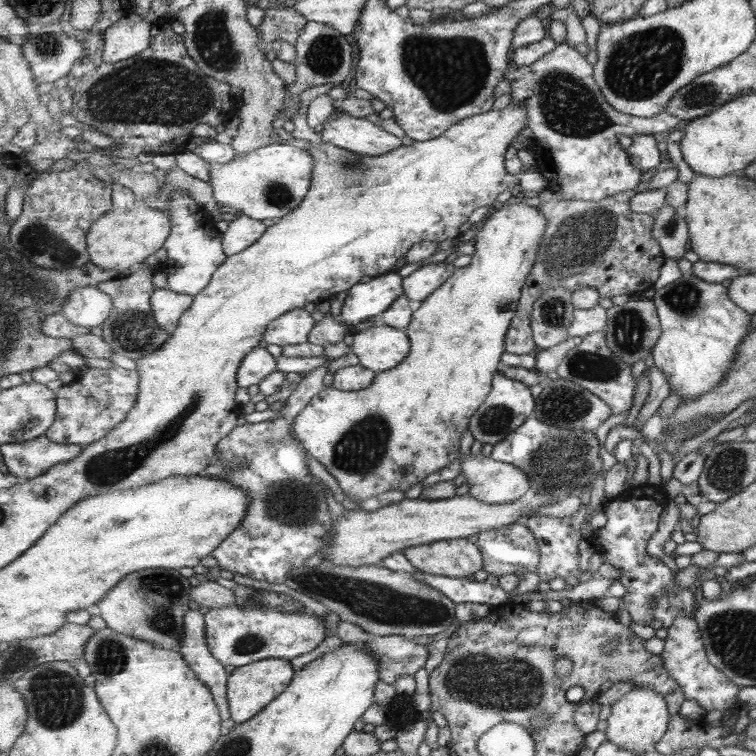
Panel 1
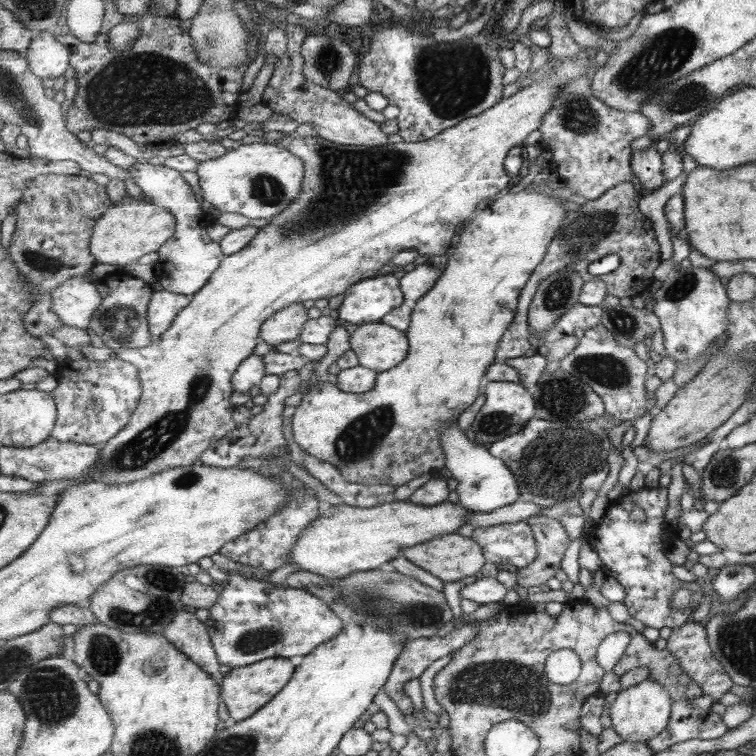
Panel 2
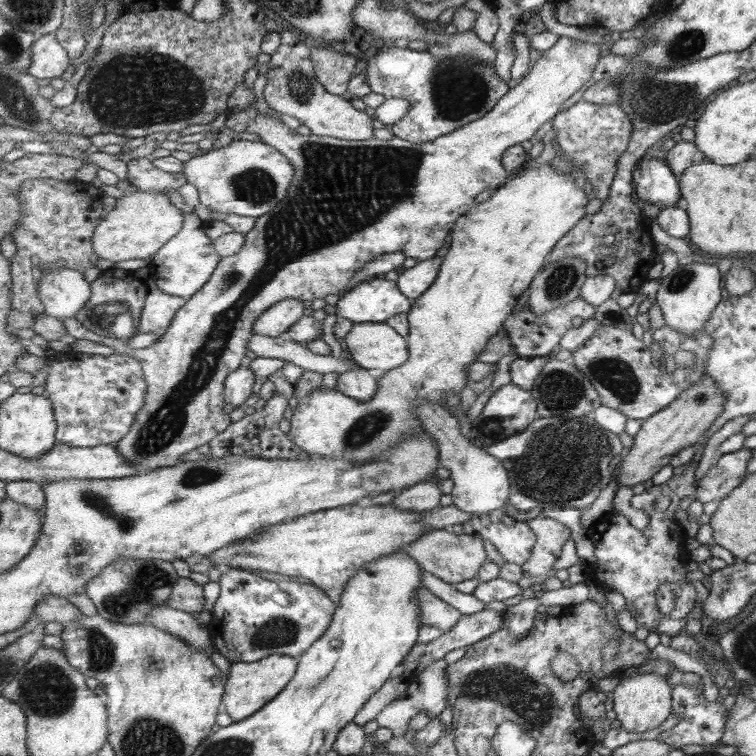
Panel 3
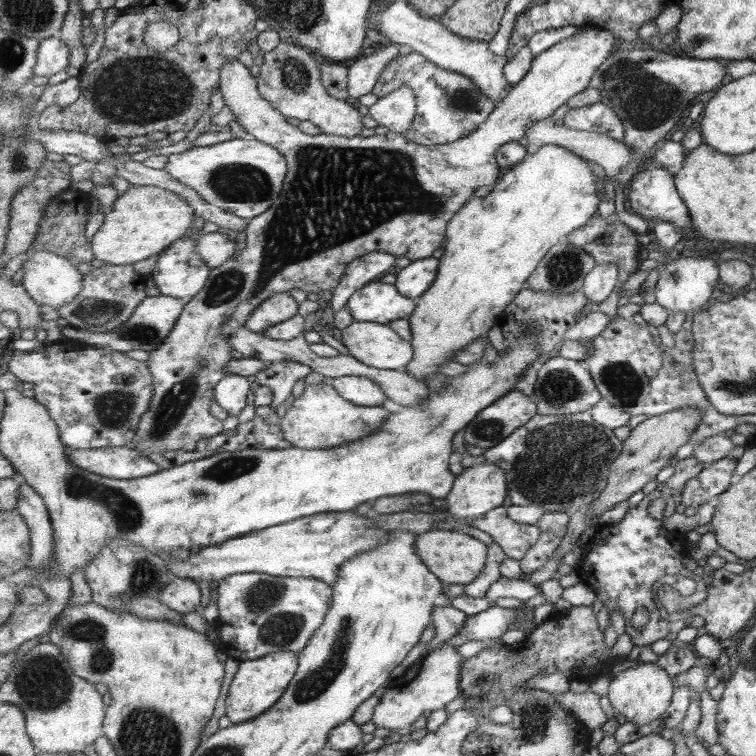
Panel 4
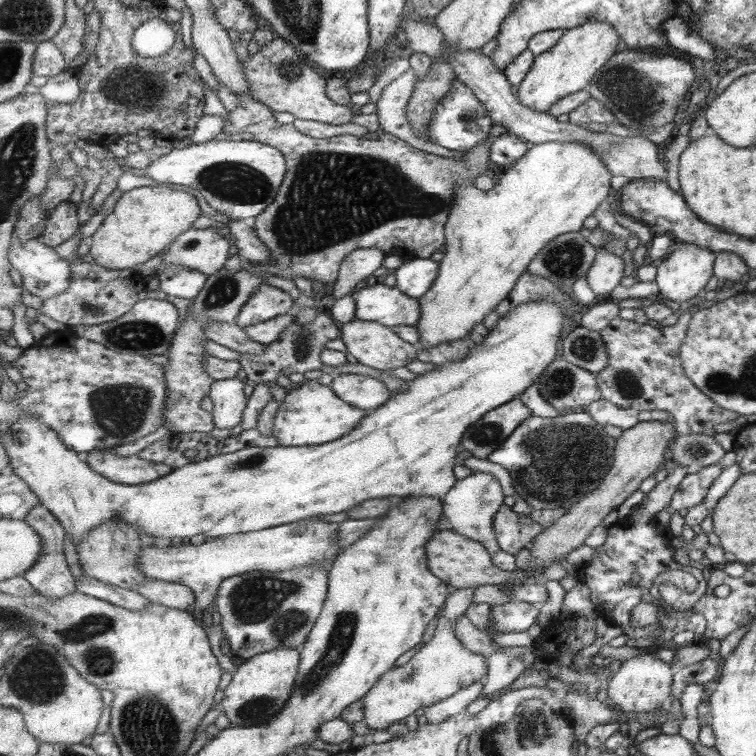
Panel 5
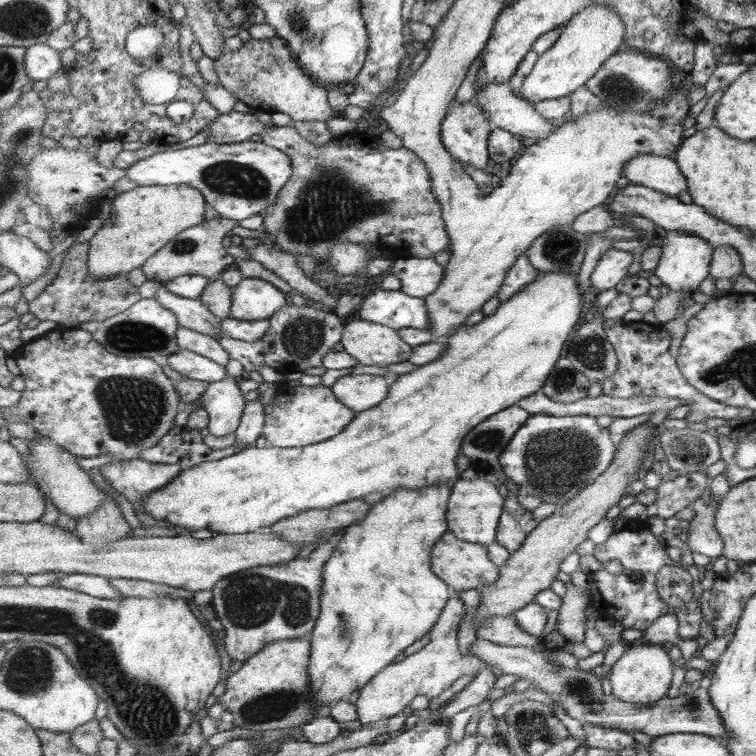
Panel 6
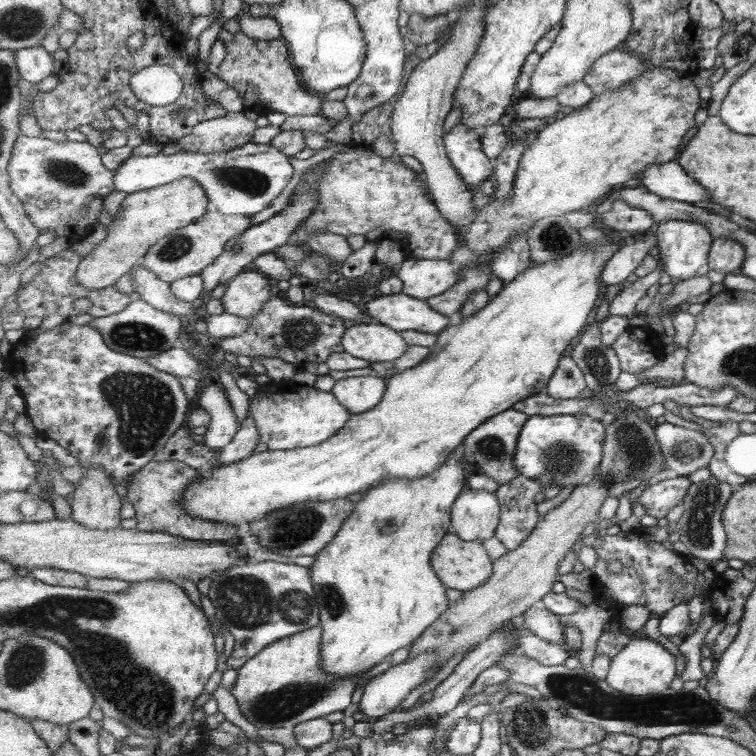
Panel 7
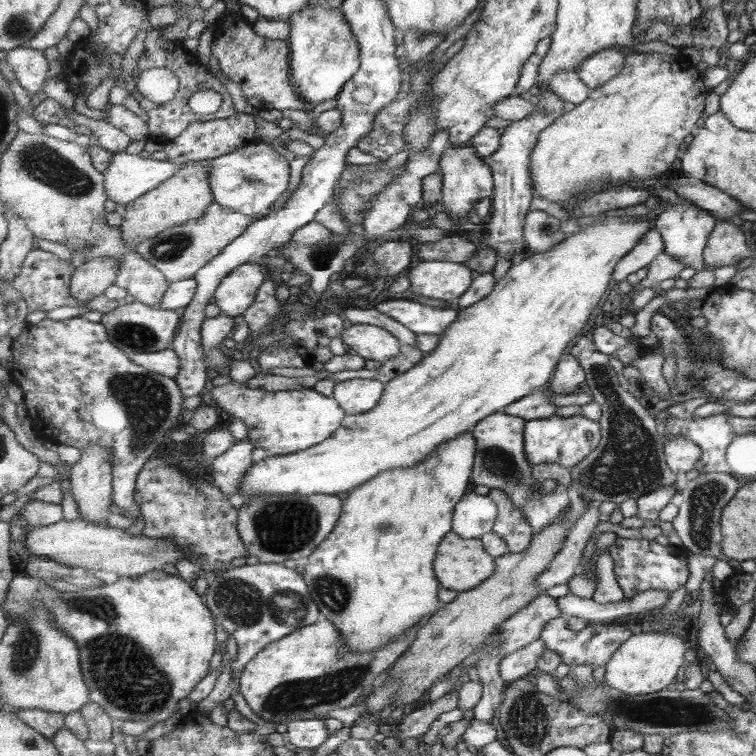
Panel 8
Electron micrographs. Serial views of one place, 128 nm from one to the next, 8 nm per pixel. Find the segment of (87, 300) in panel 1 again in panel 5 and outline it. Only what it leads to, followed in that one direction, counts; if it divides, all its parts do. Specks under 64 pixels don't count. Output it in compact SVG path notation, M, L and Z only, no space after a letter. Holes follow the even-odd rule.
M14 235L9 247L9 260L22 276L23 288L43 301L62 294L70 286L71 261L61 258L53 248L39 238L19 241L19 237Z

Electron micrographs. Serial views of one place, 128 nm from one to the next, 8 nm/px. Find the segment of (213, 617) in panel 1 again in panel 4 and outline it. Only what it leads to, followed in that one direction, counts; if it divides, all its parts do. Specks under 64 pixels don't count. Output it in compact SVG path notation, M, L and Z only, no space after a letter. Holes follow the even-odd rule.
M249 572L223 578L216 591L219 616L211 623L221 635L218 650L238 661L255 660L284 650L301 653L326 620L334 597L333 587L316 578Z

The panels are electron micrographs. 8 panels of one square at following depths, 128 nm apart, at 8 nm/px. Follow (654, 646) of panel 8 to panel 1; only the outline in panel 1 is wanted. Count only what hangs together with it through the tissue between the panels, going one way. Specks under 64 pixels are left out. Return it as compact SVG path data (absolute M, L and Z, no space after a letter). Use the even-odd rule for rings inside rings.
M642 686L641 689L631 690L623 698L613 703L607 718L605 735L607 740L619 745L619 747L642 755L655 748L655 744L659 744L659 741L666 736L670 728L671 715L667 697L659 691Z

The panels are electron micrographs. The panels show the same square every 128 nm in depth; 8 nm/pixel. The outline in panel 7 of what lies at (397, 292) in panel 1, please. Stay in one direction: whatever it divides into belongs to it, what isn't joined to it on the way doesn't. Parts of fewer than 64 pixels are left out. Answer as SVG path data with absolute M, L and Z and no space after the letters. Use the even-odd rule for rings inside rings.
M403 292L381 298L371 297L369 300L363 300L362 306L376 323L389 326L400 333L417 330L438 334L457 320L433 310L422 299L412 298Z

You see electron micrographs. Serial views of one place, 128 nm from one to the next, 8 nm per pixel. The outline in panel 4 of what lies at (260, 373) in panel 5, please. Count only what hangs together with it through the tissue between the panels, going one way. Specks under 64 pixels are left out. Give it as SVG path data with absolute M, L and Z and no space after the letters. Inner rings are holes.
M281 360L268 364L263 374L256 376L257 384L265 385L273 389L274 400L271 406L276 409L279 404L285 402L291 396L291 390L297 380L311 374L311 367L296 362L295 360Z

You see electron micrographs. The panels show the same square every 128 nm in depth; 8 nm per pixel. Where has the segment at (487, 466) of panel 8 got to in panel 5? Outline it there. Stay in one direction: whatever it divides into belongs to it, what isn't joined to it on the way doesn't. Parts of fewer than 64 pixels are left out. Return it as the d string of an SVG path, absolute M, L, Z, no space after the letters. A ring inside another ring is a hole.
M516 398L496 410L491 410L491 413L467 430L462 440L462 448L472 453L473 457L488 460L490 454L533 416L530 409L521 398Z

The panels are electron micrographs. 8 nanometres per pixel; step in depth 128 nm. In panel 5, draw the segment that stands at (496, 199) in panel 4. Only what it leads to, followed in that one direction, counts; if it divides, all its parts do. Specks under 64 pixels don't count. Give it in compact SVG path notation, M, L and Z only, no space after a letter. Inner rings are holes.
M563 141L531 145L525 156L505 168L497 183L487 191L479 190L473 181L463 179L459 188L455 189L455 202L446 222L446 244L443 247L444 257L440 260L439 277L427 295L419 299L422 307L417 326L422 336L419 350L469 336L475 325L482 323L489 312L496 311L498 305L510 297L519 278L549 241L561 234L577 233L583 229L585 220L593 216L613 193L611 180L613 173L593 147Z

